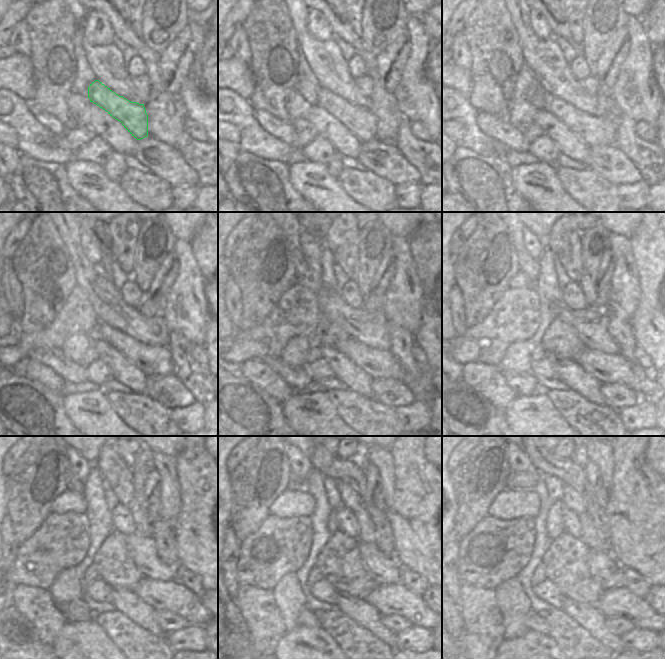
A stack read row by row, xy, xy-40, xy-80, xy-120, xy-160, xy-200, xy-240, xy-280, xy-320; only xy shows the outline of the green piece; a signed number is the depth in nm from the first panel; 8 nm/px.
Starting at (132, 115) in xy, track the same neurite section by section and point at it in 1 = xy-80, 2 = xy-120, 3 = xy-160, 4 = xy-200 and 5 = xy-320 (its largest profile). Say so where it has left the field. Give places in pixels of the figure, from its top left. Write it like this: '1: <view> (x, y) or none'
1: xy-80 (593, 130)
2: xy-120 (151, 360)
3: xy-160 (377, 363)
4: xy-200 (607, 368)
5: xy-320 (619, 602)

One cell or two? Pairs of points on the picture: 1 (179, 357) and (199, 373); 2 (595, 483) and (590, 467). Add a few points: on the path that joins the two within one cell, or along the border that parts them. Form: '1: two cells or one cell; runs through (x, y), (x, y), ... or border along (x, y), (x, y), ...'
1: one cell; runs through (184, 362), (194, 372)
2: one cell; runs through (595, 479), (591, 471)

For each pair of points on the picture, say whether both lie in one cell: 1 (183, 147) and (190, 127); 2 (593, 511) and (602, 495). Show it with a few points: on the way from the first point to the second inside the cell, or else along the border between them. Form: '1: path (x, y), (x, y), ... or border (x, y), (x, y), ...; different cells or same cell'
1: border (184, 129), (191, 137), (207, 142); different cells
2: border (596, 503), (603, 508); different cells

